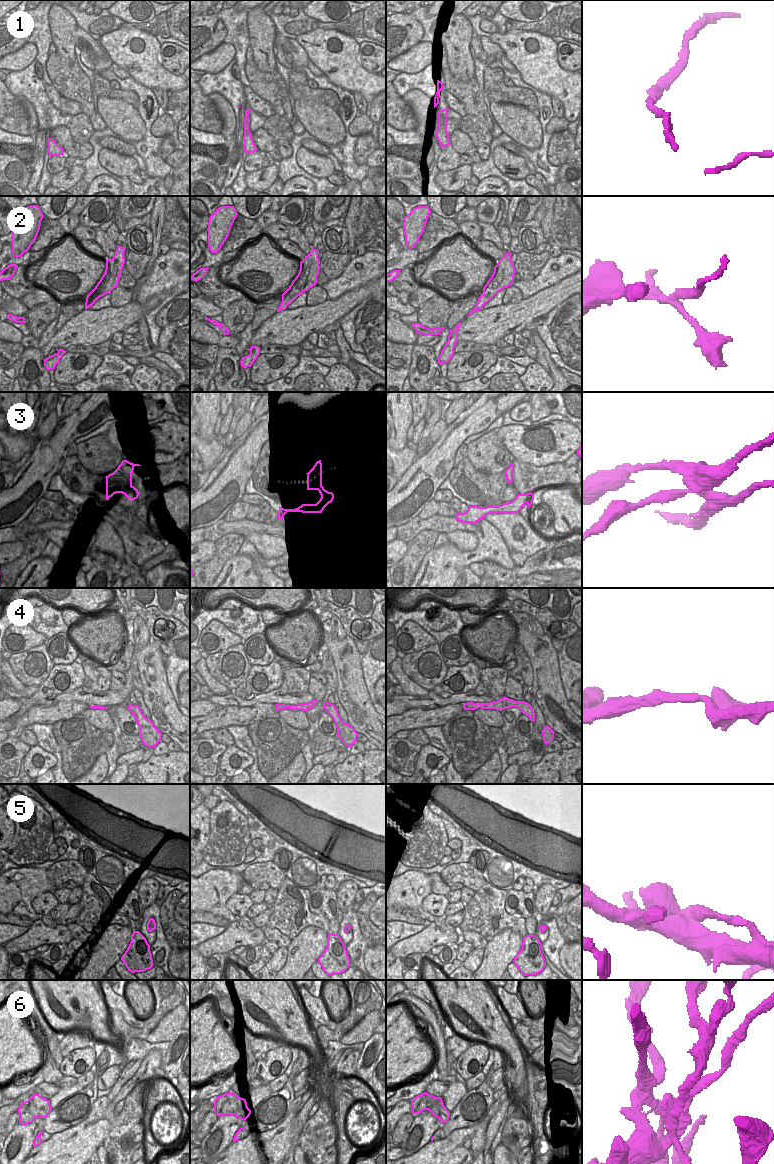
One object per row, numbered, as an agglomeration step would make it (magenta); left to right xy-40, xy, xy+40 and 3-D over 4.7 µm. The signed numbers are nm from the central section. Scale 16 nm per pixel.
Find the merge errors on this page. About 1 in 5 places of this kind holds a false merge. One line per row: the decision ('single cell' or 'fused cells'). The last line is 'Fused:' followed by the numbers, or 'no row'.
1: fused cells
2: fused cells
3: fused cells
4: single cell
5: single cell
6: fused cells
Fused: 1, 2, 3, 6

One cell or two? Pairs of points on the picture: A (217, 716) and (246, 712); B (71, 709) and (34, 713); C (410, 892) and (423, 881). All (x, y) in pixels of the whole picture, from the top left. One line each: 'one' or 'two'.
A: one
B: one
C: one

